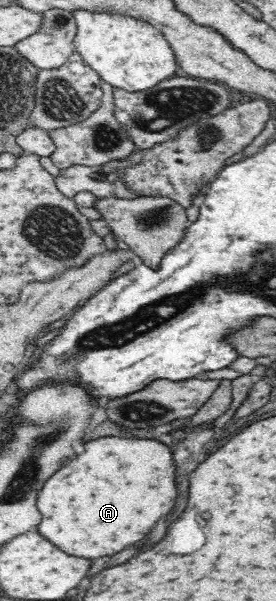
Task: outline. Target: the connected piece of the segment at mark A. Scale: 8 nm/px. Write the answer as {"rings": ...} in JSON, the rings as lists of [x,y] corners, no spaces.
{"rings":[[[139,437],[97,438],[45,482],[37,498],[43,514],[37,531],[71,556],[111,556],[143,540],[157,520],[171,512],[175,498],[175,462],[163,442]]]}

